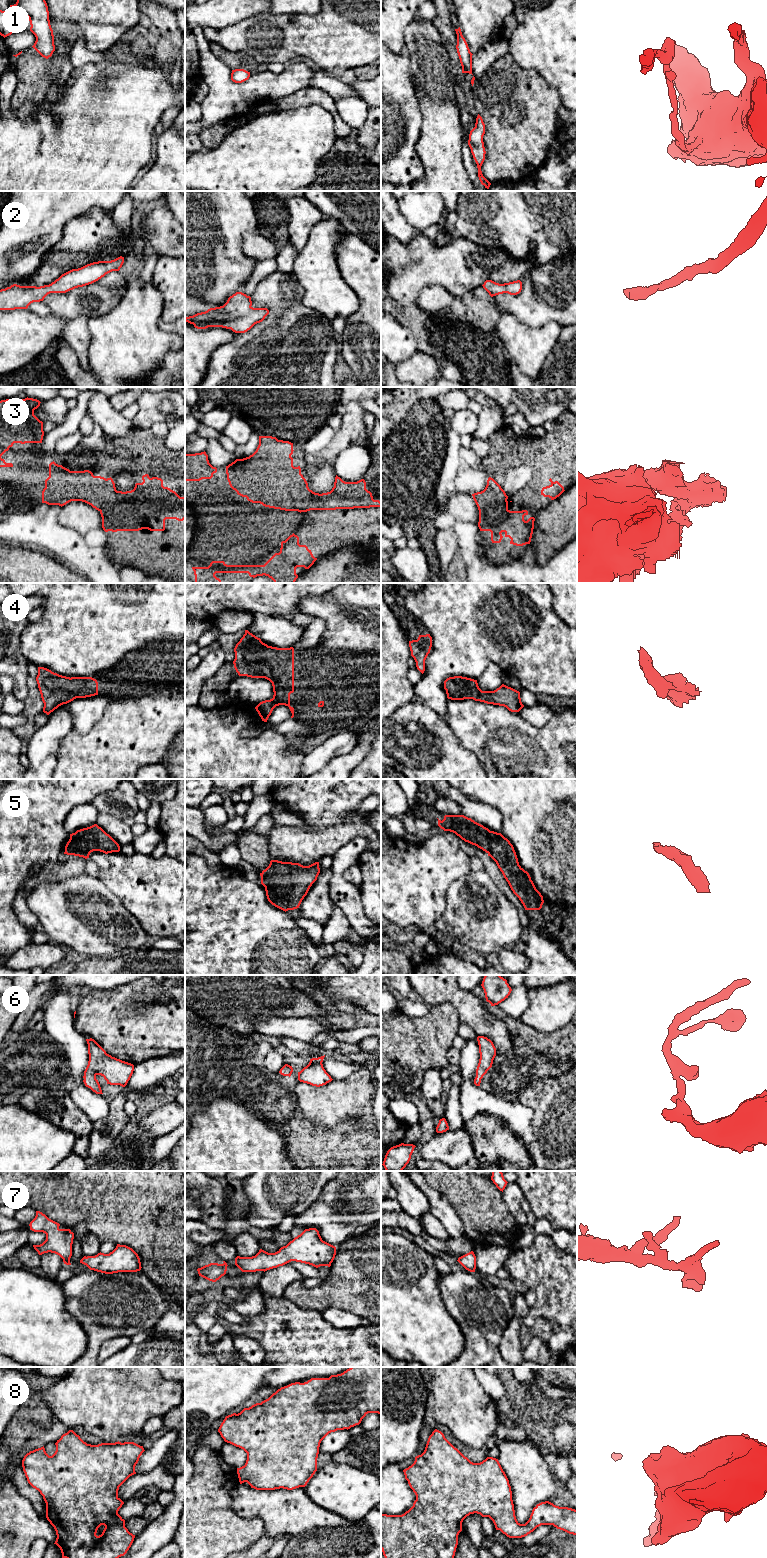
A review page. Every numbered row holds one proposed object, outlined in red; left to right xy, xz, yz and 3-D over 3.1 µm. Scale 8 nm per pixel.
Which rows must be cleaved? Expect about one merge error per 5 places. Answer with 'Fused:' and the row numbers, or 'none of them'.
Fused: none of them

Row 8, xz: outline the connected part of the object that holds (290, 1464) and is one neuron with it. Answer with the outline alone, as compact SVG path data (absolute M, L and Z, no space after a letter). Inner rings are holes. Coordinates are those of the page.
M350 1367L343 1373L331 1375L329 1378L311 1378L304 1383L295 1382L281 1387L261 1403L256 1403L249 1408L244 1408L238 1414L233 1413L226 1416L220 1425L218 1432L225 1442L239 1447L247 1453L245 1465L237 1468L240 1484L247 1482L251 1488L256 1490L275 1490L280 1488L293 1490L299 1487L305 1487L317 1471L317 1458L321 1441L331 1432L344 1429L348 1430L351 1427L359 1425L368 1413L378 1413L381 1415L381 1367Z

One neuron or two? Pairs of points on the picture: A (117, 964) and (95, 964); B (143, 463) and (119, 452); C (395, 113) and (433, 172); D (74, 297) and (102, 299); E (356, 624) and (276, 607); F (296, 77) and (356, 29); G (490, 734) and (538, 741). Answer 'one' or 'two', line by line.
A: one
B: two
C: two
D: one
E: two
F: two
G: one

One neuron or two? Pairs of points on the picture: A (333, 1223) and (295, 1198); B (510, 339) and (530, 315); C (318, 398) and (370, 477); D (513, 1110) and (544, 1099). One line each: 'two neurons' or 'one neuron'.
A: two neurons
B: two neurons
C: two neurons
D: two neurons

